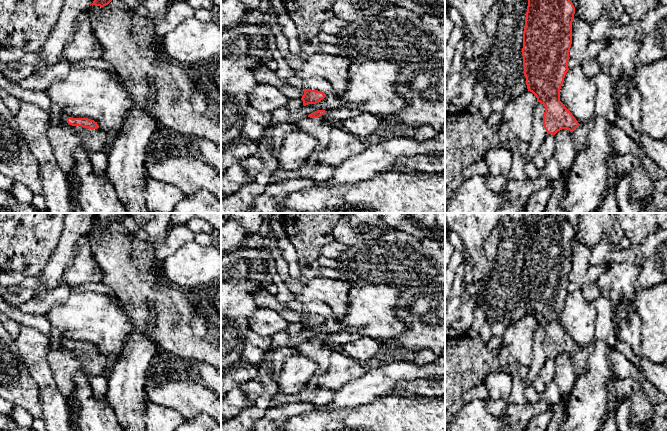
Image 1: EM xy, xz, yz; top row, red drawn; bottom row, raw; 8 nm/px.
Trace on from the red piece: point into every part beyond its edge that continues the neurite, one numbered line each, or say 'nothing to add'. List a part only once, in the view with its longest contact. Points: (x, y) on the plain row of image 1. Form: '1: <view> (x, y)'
1: xy (95, 363)

